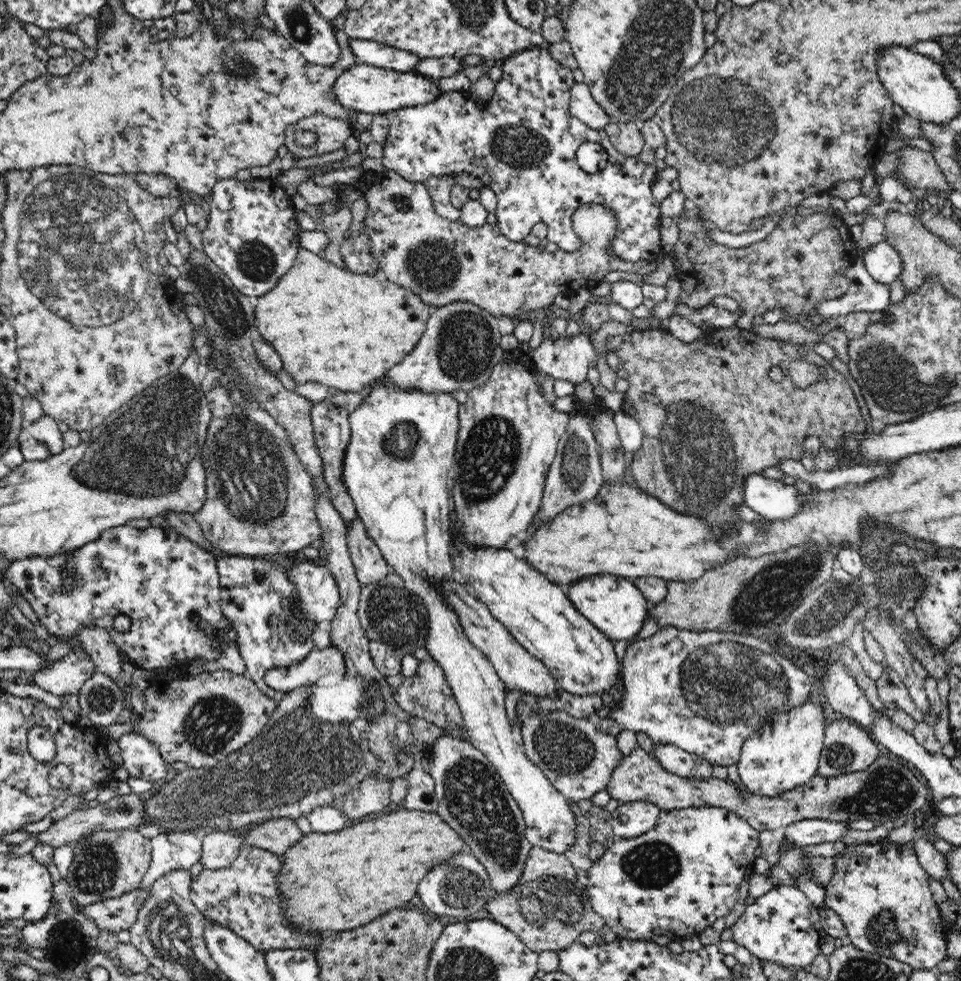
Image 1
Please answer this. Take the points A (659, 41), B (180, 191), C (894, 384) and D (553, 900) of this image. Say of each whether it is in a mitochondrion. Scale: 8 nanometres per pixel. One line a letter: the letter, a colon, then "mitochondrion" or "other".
A: mitochondrion
B: other
C: mitochondrion
D: mitochondrion

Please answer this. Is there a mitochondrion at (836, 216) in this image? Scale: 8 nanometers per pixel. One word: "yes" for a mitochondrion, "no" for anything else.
no

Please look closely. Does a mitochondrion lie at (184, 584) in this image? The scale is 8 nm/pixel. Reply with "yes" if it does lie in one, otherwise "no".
no

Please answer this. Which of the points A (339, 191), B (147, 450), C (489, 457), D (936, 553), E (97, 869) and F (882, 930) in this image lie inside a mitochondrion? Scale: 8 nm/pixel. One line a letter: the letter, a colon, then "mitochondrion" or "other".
A: other
B: mitochondrion
C: mitochondrion
D: other
E: mitochondrion
F: mitochondrion

